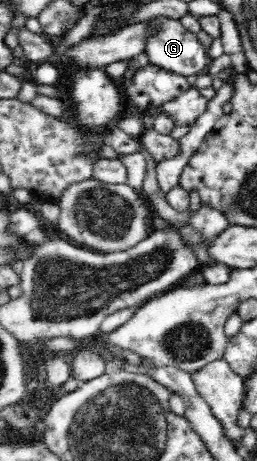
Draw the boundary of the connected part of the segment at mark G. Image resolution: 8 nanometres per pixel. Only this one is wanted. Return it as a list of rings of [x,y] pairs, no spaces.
[[[151,18],[149,23],[153,30],[145,52],[150,64],[184,77],[201,74],[210,64],[211,58],[205,54],[197,34],[185,29],[179,19]]]

